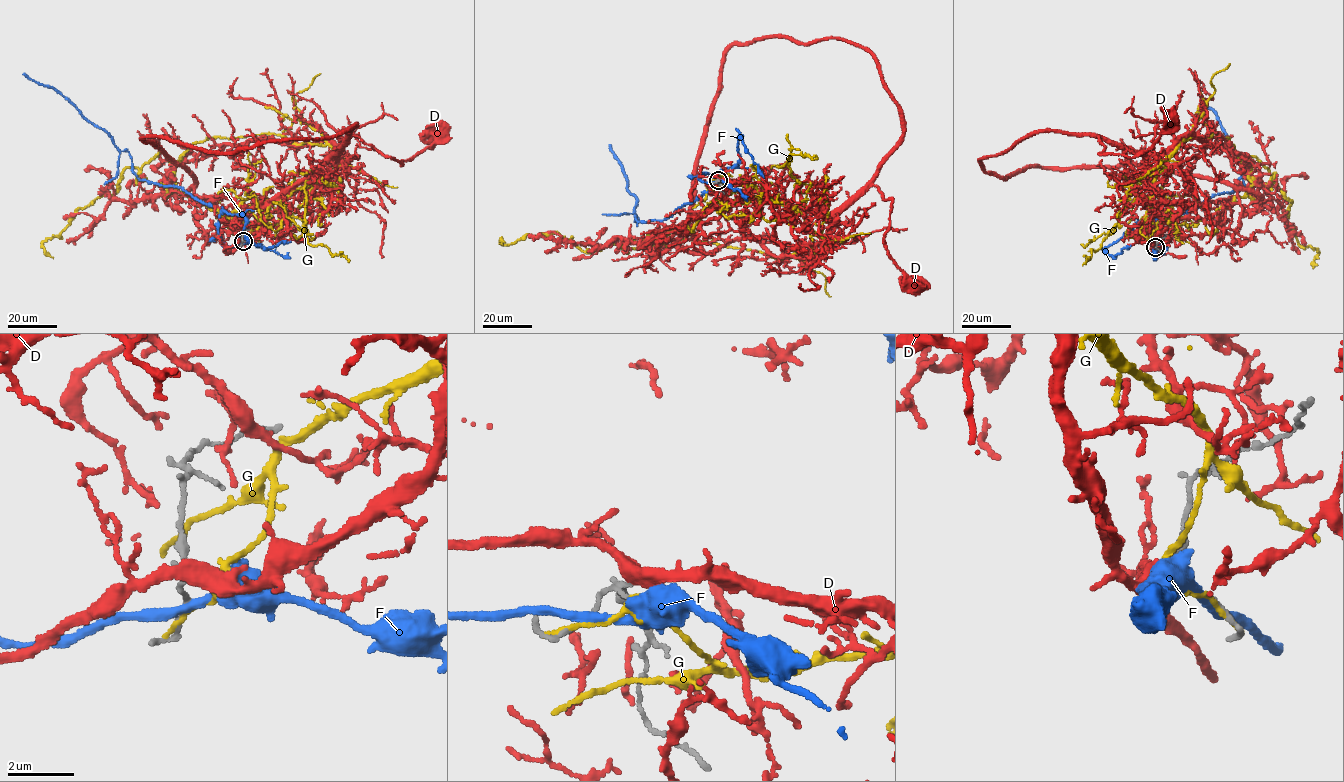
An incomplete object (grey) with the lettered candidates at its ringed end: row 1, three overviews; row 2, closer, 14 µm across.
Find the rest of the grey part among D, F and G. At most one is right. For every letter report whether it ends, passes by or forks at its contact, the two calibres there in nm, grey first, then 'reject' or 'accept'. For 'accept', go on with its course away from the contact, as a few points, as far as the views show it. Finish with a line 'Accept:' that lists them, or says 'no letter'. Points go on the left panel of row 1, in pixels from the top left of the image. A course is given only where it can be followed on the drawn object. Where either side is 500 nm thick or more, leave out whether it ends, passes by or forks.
D: it passes by; calibres 160 and 440 nm; accept; course (243, 240), (260, 232), (263, 209), (338, 155), (350, 136), (402, 165), (438, 134)
F: calibres 110 and 600 nm; reject
G: it passes by; calibres 110 and 160 nm; reject
Accept: D

